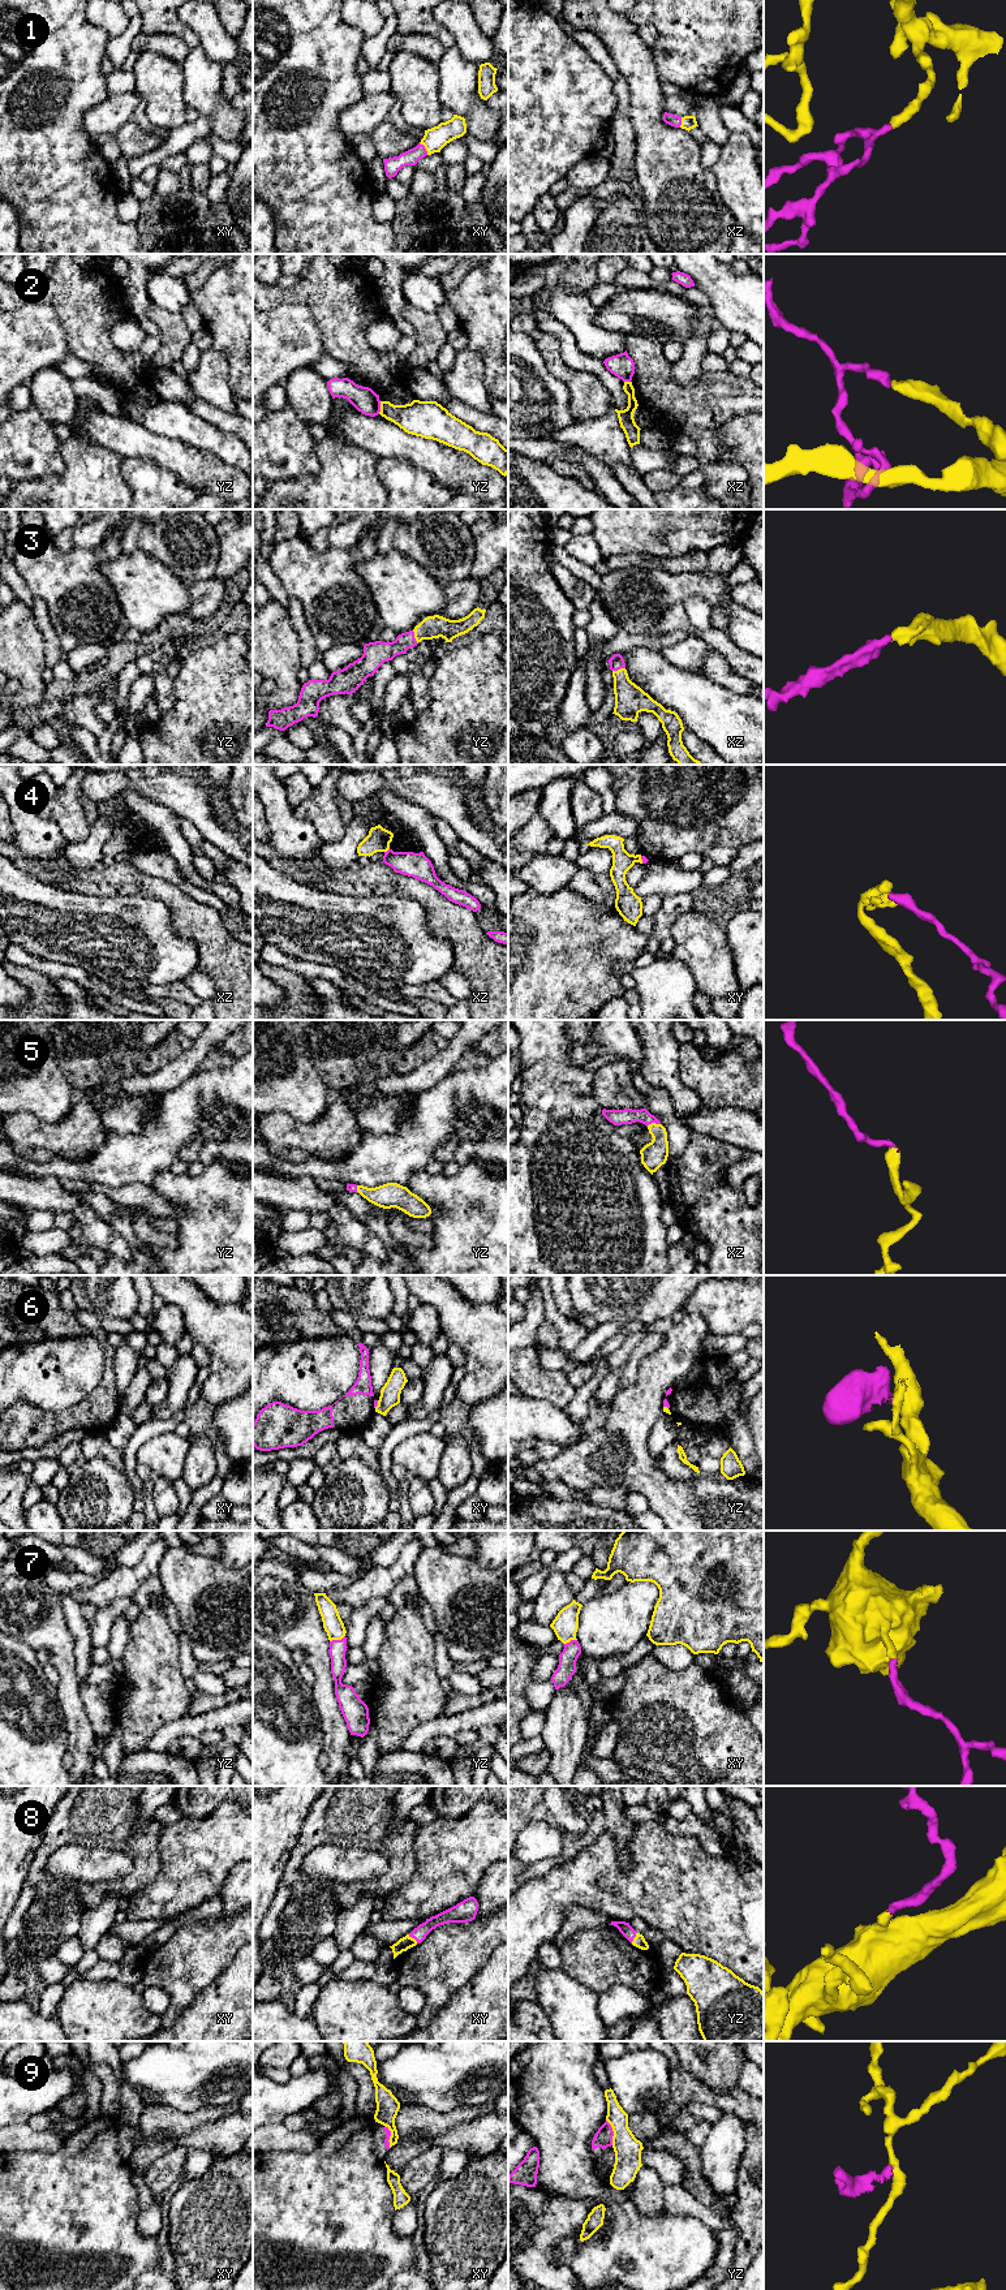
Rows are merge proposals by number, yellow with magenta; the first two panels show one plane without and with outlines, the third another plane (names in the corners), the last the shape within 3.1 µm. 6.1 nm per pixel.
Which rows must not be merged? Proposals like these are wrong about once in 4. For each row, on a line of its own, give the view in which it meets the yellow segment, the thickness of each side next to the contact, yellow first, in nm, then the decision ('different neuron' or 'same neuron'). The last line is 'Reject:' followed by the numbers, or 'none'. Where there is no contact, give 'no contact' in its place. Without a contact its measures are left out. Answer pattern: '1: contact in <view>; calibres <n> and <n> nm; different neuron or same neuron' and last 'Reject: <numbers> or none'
1: contact in xy; calibres 140 and 100 nm; same neuron
2: contact in yz; calibres 220 and 160 nm; different neuron
3: contact in yz; calibres 140 and 140 nm; same neuron
4: contact in xz; calibres 140 and 160 nm; different neuron
5: contact in xz; calibres 160 and 100 nm; same neuron
6: contact in xy; calibres 130 and 30 nm; different neuron
7: contact in yz; calibres 120 and 110 nm; same neuron
8: contact in xy; calibres 80 and 90 nm; same neuron
9: contact in yz; calibres 170 and 110 nm; different neuron
Reject: 2, 4, 6, 9

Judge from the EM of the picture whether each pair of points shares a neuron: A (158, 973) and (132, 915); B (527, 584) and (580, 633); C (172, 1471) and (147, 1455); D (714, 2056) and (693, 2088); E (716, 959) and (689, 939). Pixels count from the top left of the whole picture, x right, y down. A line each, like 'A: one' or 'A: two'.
A: one
B: two
C: one
D: two
E: one

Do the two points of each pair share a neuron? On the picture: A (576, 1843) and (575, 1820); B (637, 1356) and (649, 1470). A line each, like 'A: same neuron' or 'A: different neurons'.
A: different neurons
B: different neurons

